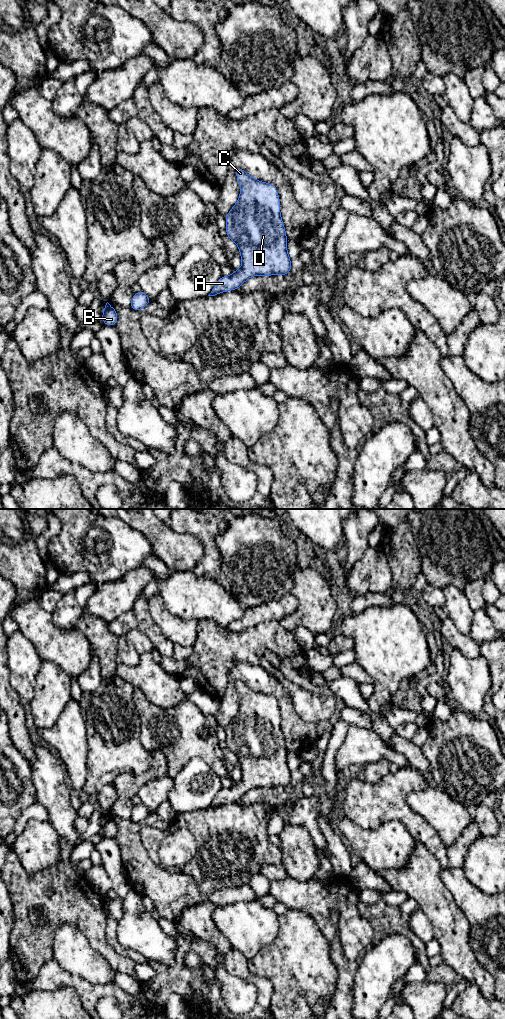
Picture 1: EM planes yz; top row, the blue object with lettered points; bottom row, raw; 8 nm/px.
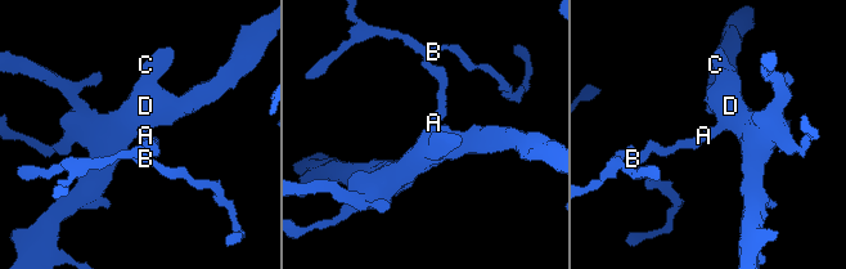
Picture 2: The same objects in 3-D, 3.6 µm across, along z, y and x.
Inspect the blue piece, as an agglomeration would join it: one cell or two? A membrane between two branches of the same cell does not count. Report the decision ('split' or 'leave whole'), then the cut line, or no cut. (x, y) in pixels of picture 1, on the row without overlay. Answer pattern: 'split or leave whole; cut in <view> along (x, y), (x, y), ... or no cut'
leave whole; no cut

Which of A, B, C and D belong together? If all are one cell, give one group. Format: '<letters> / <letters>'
A B C D

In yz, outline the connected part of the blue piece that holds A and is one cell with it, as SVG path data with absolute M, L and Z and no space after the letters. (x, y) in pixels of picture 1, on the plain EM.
M241 679L235 682L240 696L237 715L225 728L226 746L240 762L242 779L230 788L222 788L208 808L236 802L252 788L288 787L291 771L287 765L287 749L280 725L280 710L271 695L260 694L248 687Z

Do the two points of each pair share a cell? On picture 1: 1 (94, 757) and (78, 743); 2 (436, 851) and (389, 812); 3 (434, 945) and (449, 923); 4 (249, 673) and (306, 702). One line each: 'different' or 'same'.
1: different
2: same
3: different
4: different

